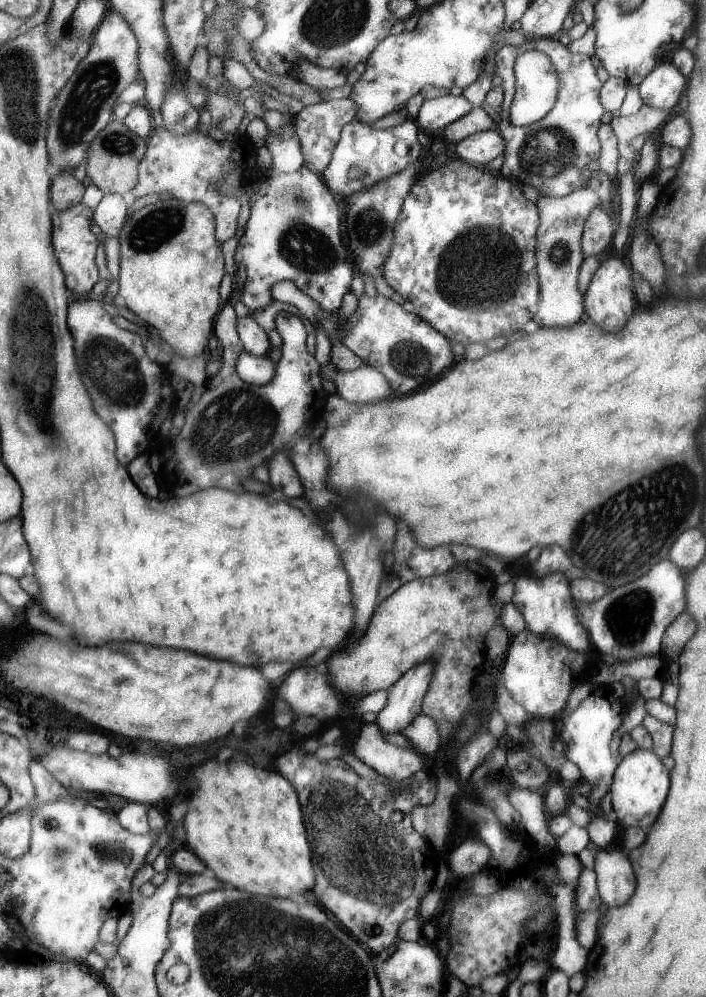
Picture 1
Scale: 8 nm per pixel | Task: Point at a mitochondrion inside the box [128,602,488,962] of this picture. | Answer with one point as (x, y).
(372, 873)

